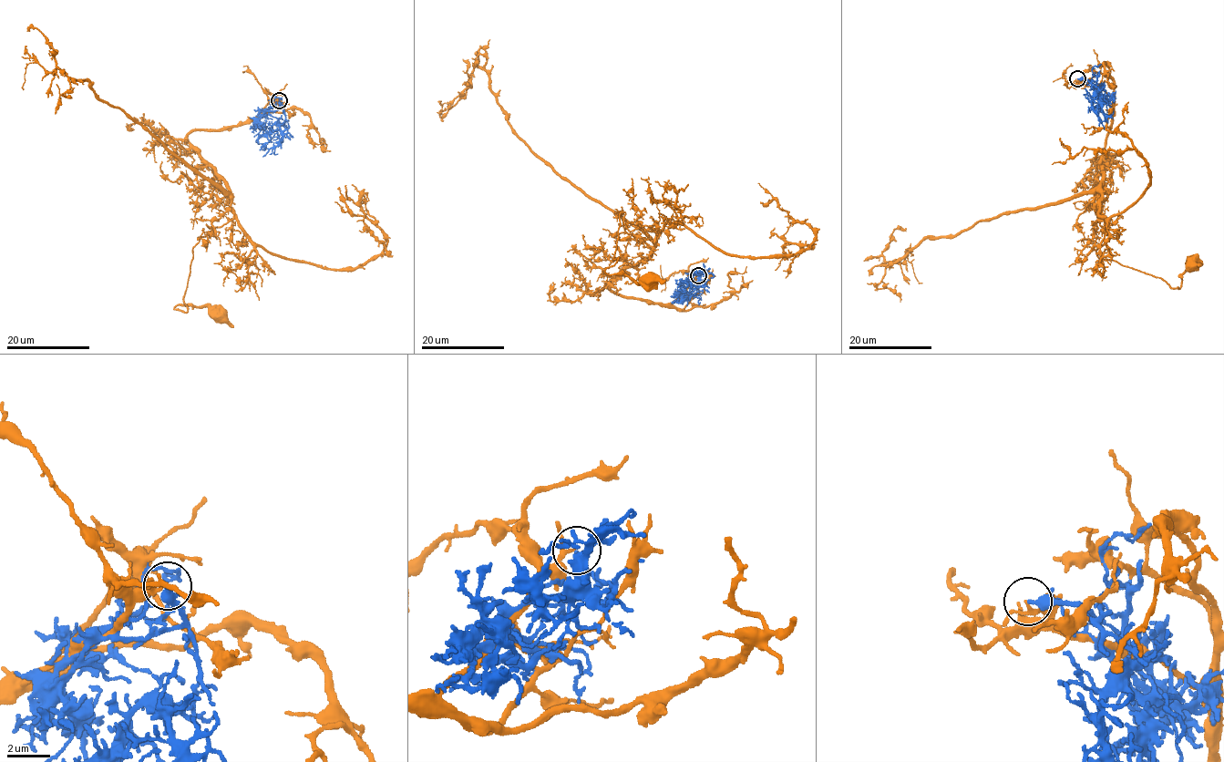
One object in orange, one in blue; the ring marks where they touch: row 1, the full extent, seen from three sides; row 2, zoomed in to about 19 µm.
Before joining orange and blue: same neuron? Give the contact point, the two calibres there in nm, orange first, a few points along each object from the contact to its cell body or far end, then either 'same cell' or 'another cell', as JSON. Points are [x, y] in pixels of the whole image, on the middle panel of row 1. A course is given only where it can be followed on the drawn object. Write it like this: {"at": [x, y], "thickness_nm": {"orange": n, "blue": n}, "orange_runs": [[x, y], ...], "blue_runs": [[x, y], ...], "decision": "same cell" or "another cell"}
{"at": [698, 275], "thickness_nm": {"orange": 150, "blue": 360}, "orange_runs": [[697, 276], [667, 303], [616, 294], [612, 280], [658, 233], [629, 231], [624, 211], [604, 271], [648, 281]], "blue_runs": [[699, 276], [705, 284], [700, 281], [702, 271], [685, 272]], "decision": "another cell"}

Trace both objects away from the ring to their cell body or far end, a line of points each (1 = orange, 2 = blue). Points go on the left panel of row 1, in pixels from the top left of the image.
1: (278, 100), (246, 123), (187, 137), (226, 184), (233, 218), (198, 238), (188, 310), (174, 308), (217, 312)
2: (280, 100), (285, 121), (280, 124), (281, 138), (262, 157)

